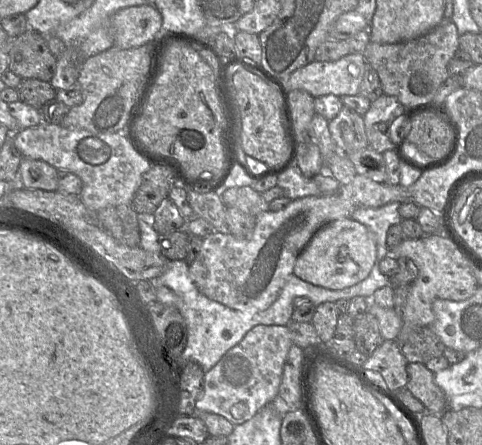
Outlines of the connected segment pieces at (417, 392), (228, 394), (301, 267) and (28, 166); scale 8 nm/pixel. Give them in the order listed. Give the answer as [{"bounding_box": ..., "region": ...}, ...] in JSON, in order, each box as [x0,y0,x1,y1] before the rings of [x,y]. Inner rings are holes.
[{"bounding_box":[406,363,448,415],"region":[[[408,363],[407,364],[407,385],[406,388],[421,401],[427,412],[442,415],[448,409],[448,400],[444,392],[434,381],[434,373],[429,371],[425,364]]]},{"bounding_box":[196,326,292,426],"region":[[[287,326],[253,327],[205,373],[204,387],[196,401],[196,409],[220,415],[234,426],[250,420],[278,396],[284,364],[292,345]]]},{"bounding_box":[293,218,376,290],"region":[[[344,218],[322,226],[295,261],[293,273],[303,281],[330,290],[342,290],[363,281],[376,260],[376,243],[363,224]]]},{"bounding_box":[18,158,58,191],"region":[[[22,158],[18,169],[19,185],[27,189],[57,191],[58,170],[42,160]]]}]

